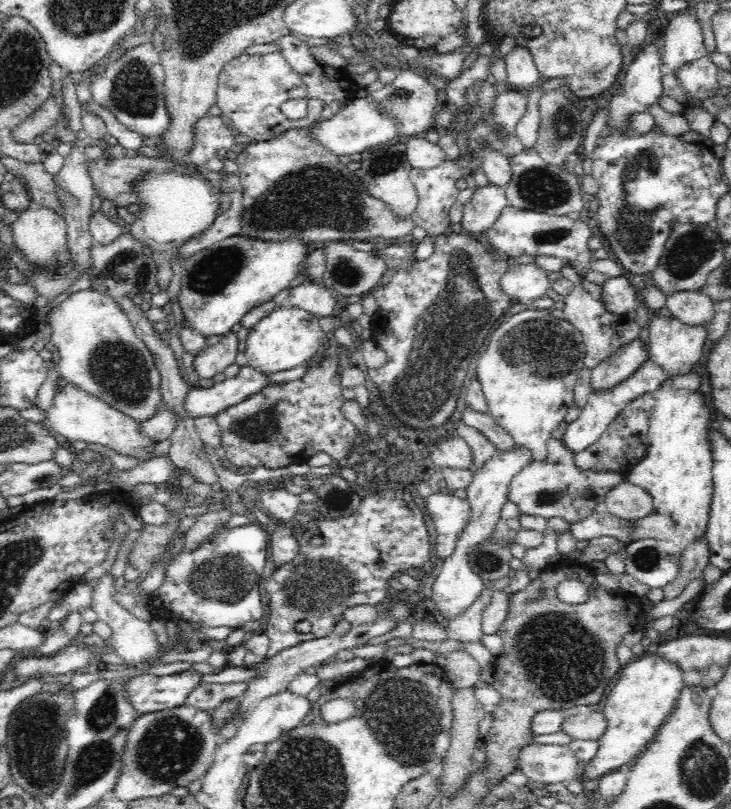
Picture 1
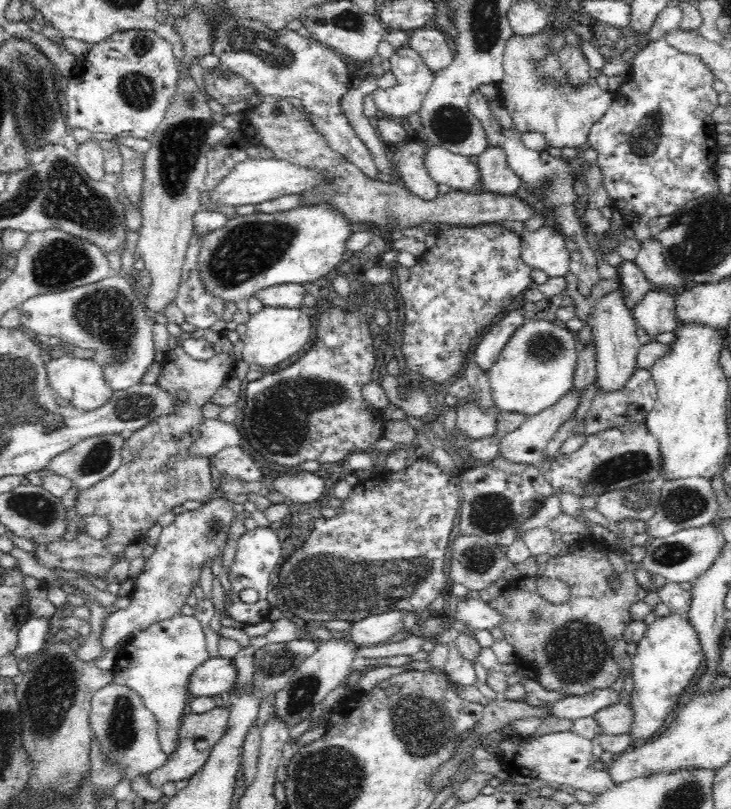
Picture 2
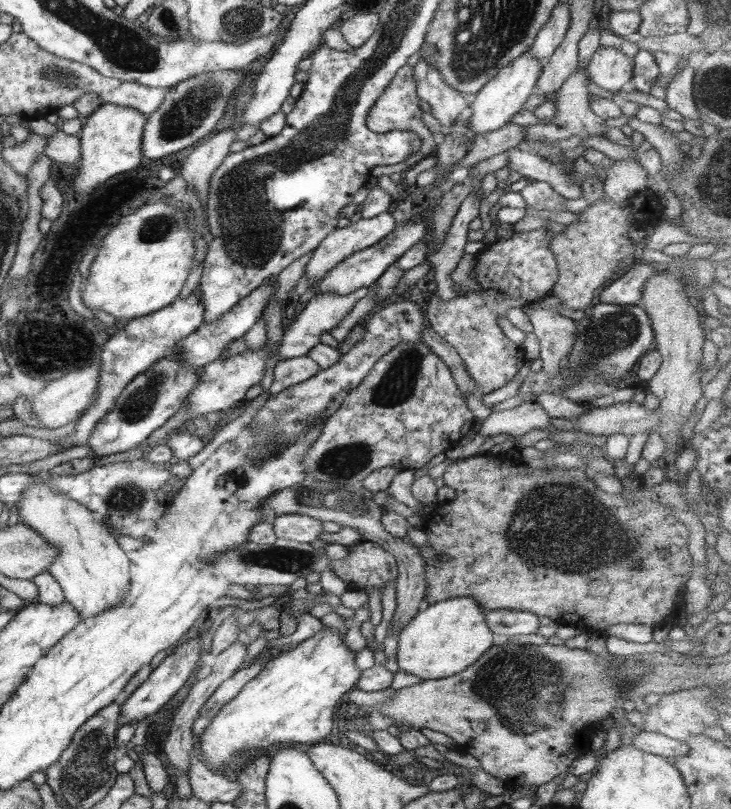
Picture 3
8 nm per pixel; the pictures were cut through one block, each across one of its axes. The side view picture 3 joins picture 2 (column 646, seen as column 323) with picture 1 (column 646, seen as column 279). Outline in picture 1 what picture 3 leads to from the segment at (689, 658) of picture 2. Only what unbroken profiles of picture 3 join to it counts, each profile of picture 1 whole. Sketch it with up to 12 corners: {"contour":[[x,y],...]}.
{"contour":[[655,652],[612,682],[580,779],[640,757],[675,710],[683,671]]}

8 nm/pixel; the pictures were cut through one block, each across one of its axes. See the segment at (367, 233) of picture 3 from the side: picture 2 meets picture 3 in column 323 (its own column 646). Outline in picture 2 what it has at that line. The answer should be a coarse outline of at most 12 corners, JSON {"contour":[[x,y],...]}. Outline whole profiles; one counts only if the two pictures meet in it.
{"contour":[[640,242],[634,262],[652,290],[678,290],[686,280],[669,269],[663,244]]}

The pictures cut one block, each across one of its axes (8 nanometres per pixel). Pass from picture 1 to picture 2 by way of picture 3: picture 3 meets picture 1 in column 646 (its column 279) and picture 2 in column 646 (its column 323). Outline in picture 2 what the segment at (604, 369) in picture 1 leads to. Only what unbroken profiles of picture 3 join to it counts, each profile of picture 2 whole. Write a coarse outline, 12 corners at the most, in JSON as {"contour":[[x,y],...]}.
{"contour":[[650,289],[633,308],[655,340],[678,326],[675,290]]}

